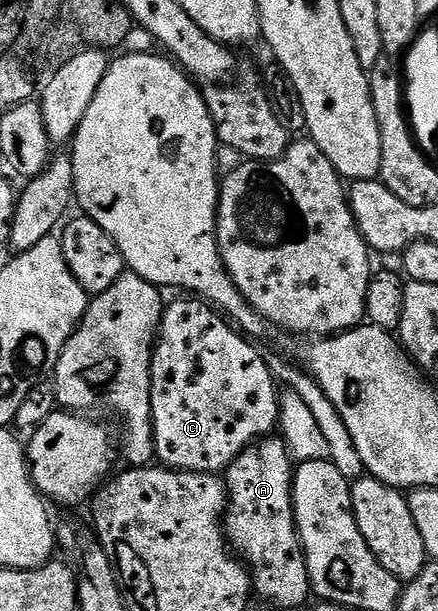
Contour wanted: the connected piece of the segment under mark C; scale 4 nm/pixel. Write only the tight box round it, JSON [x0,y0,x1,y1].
[151,299,280,475]

